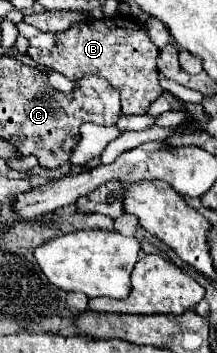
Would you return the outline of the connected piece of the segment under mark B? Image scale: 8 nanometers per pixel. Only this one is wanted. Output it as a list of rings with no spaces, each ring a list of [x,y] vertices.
[[[129,17],[101,19],[73,25],[65,33],[57,33],[59,41],[53,49],[29,47],[27,55],[49,69],[59,71],[71,81],[79,81],[85,75],[99,75],[107,79],[115,89],[119,89],[121,112],[123,115],[144,115],[149,105],[161,95],[161,85],[157,81],[157,55],[159,49],[149,41],[149,37],[139,29],[137,21]]]

